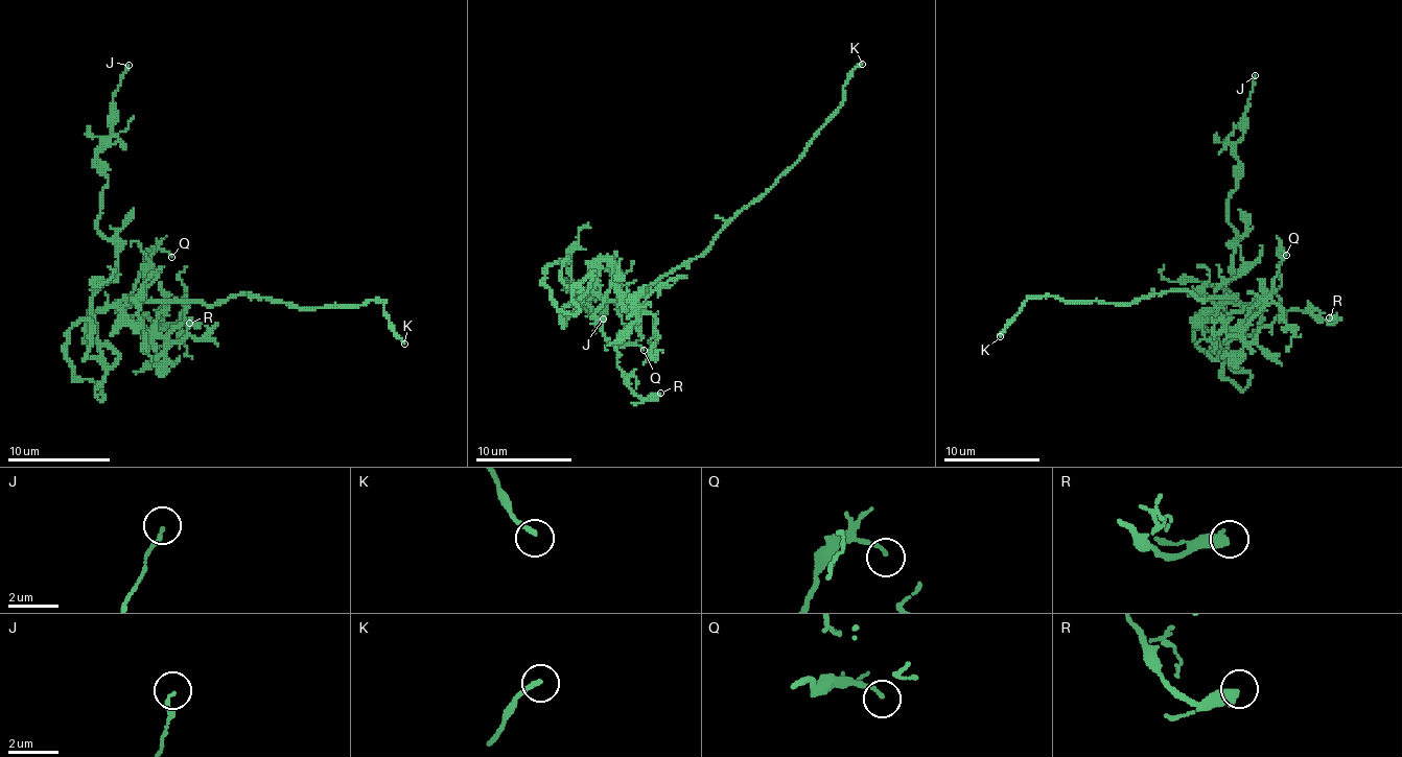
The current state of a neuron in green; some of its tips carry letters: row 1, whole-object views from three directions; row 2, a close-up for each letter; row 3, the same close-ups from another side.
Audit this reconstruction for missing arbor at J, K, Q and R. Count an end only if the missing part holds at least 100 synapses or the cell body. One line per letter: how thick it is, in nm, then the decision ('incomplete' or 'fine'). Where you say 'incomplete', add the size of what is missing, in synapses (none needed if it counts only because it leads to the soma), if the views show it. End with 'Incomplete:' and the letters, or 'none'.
J: calibre 130 nm; fine
K: calibre 170 nm; incomplete
Q: calibre 130 nm; fine
R: calibre 480 nm; fine
Incomplete: K

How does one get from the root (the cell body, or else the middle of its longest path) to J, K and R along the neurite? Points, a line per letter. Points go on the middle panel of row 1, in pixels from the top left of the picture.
J: (571, 316), (561, 311), (590, 273), (568, 290), (592, 297), (574, 302), (603, 318)
K: (571, 316), (590, 292), (627, 300), (696, 259), (799, 158), (840, 104), (847, 76), (862, 64)
R: (571, 316), (605, 261), (612, 285), (638, 307), (636, 321), (616, 340), (616, 367), (640, 398), (660, 393)

